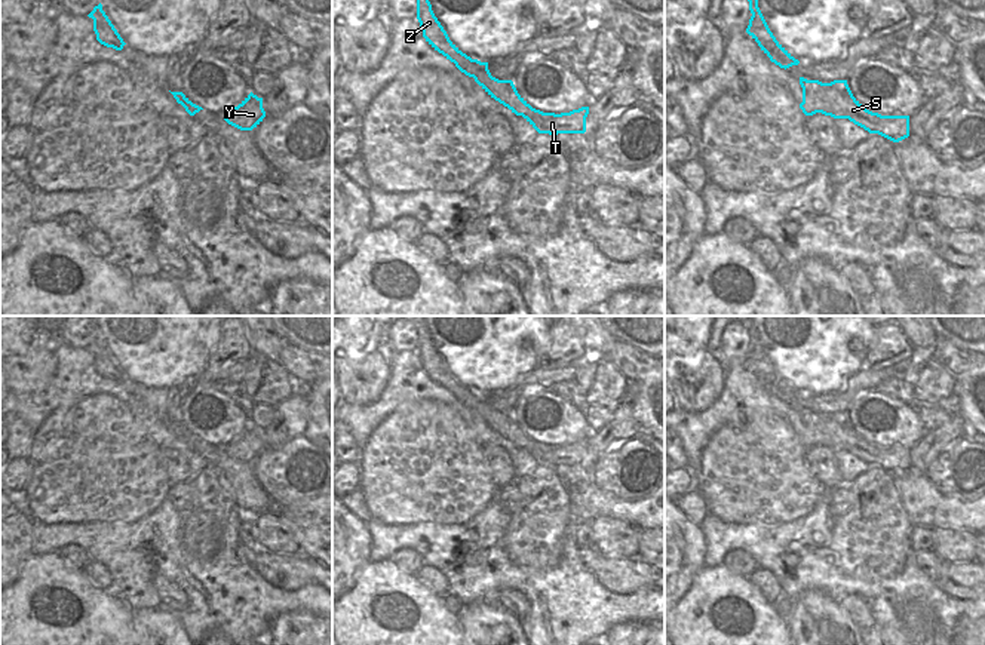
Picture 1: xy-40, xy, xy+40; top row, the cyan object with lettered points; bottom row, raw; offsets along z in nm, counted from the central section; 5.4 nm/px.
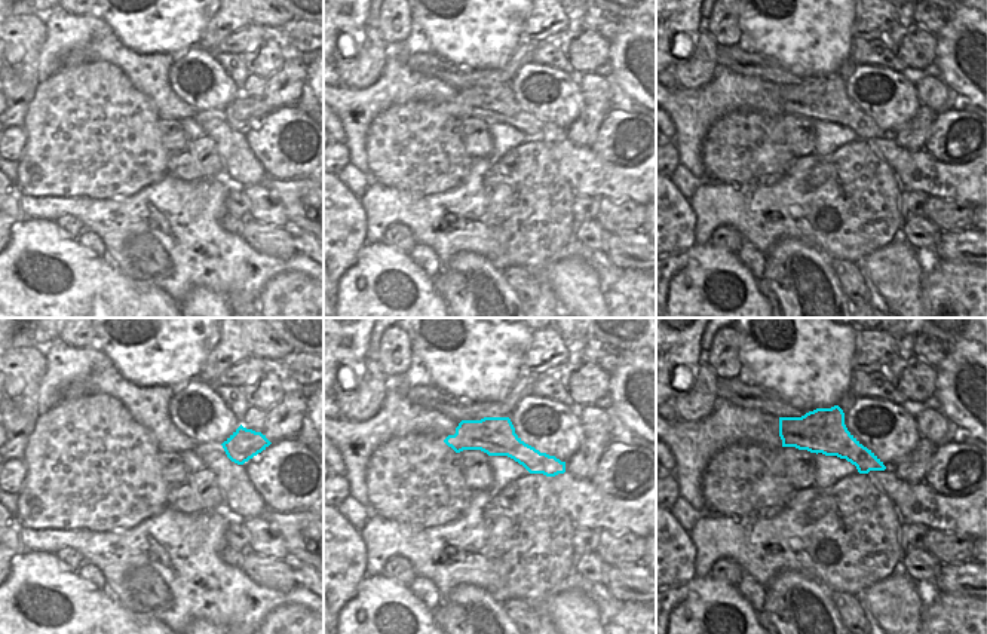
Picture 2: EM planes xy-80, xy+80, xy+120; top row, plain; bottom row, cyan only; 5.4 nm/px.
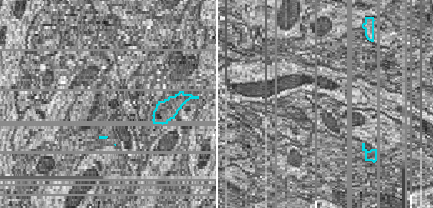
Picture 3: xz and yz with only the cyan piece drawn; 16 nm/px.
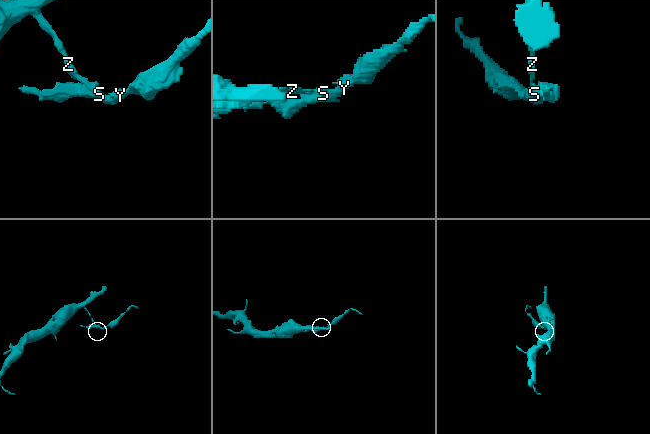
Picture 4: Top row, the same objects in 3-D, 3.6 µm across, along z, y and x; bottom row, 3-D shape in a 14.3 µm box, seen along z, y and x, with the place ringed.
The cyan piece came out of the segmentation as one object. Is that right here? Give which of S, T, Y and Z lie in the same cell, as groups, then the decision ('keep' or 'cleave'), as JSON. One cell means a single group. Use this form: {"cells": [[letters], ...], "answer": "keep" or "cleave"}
{"cells": [["S", "T", "Y"], ["Z"]], "answer": "cleave"}

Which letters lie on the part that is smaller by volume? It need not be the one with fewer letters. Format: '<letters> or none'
S, T, Y

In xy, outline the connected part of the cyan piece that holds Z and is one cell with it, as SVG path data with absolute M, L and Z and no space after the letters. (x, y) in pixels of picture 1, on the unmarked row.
M399 316L403 317L417 331L417 351L426 374L469 409L478 409L488 394L472 391L463 386L448 369L447 363L435 348L429 328L423 316Z

